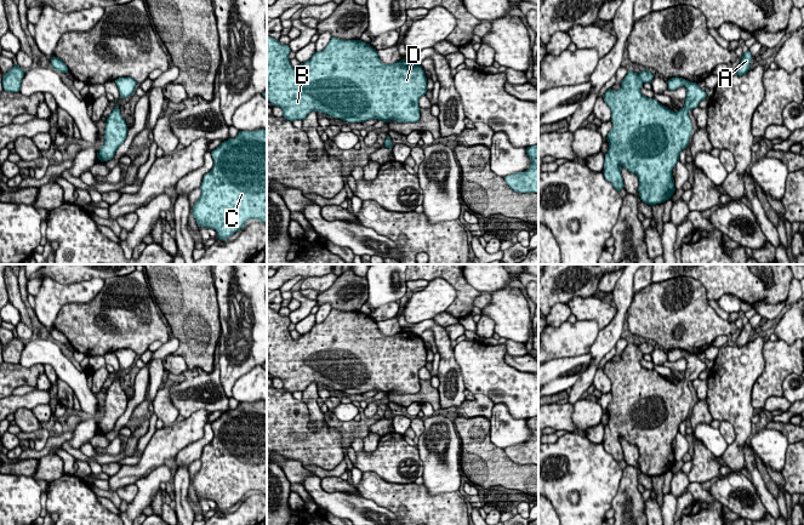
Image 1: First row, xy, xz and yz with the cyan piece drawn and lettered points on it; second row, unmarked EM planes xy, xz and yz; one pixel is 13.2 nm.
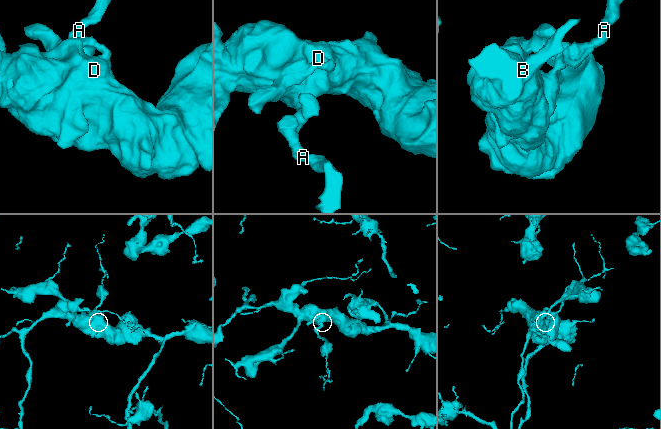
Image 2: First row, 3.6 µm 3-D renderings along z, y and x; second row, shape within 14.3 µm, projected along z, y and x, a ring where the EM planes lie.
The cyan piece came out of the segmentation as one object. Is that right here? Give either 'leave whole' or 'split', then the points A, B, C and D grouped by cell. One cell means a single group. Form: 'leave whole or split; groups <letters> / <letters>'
leave whole; groups A B C D

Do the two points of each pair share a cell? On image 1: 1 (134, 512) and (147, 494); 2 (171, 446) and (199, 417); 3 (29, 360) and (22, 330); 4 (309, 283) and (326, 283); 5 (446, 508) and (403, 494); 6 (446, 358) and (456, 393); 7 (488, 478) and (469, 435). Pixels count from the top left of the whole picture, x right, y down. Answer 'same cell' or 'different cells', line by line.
1: same cell
2: same cell
3: different cells
4: same cell
5: same cell
6: same cell
7: same cell

